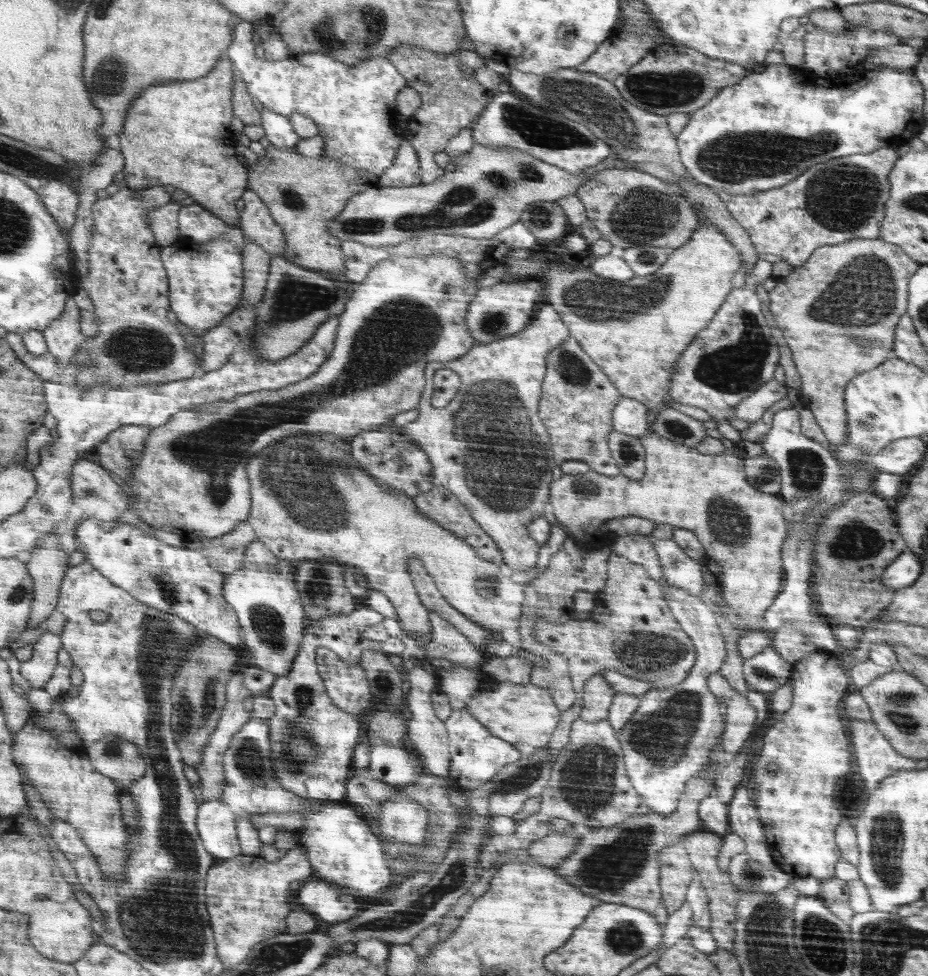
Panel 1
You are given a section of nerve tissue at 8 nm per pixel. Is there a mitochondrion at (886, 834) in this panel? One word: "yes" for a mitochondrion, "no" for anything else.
yes

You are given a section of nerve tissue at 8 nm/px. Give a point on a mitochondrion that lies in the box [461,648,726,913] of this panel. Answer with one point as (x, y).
(663, 737)

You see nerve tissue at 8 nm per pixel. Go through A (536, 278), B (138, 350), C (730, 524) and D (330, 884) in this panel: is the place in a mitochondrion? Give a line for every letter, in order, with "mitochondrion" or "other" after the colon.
A: other
B: mitochondrion
C: mitochondrion
D: other

